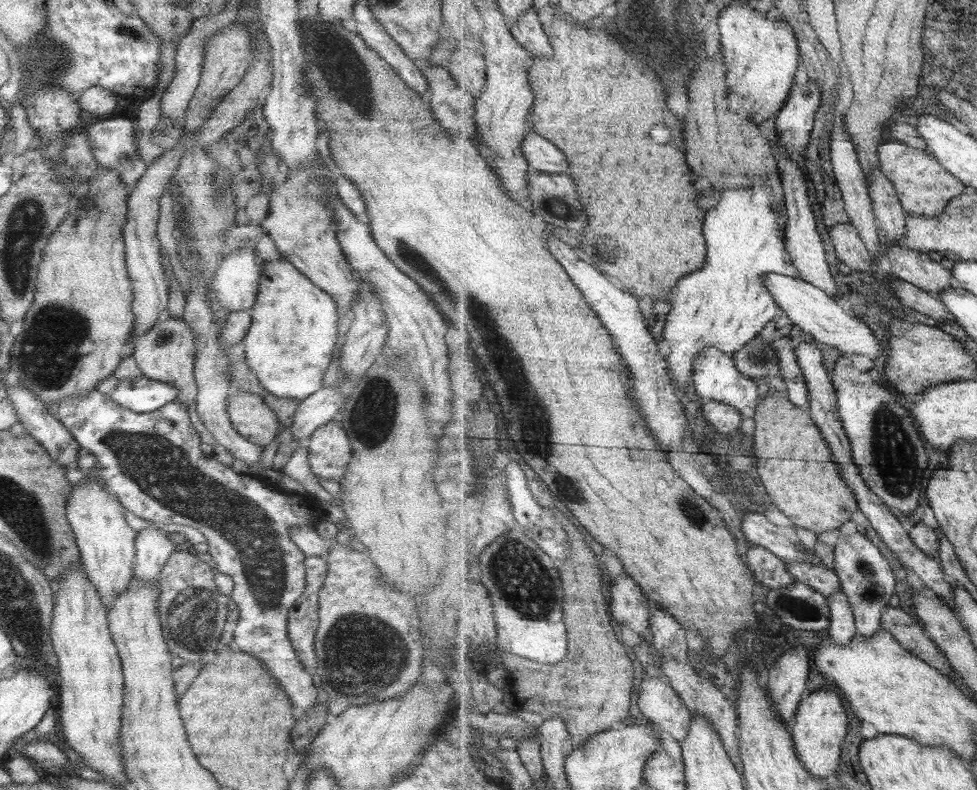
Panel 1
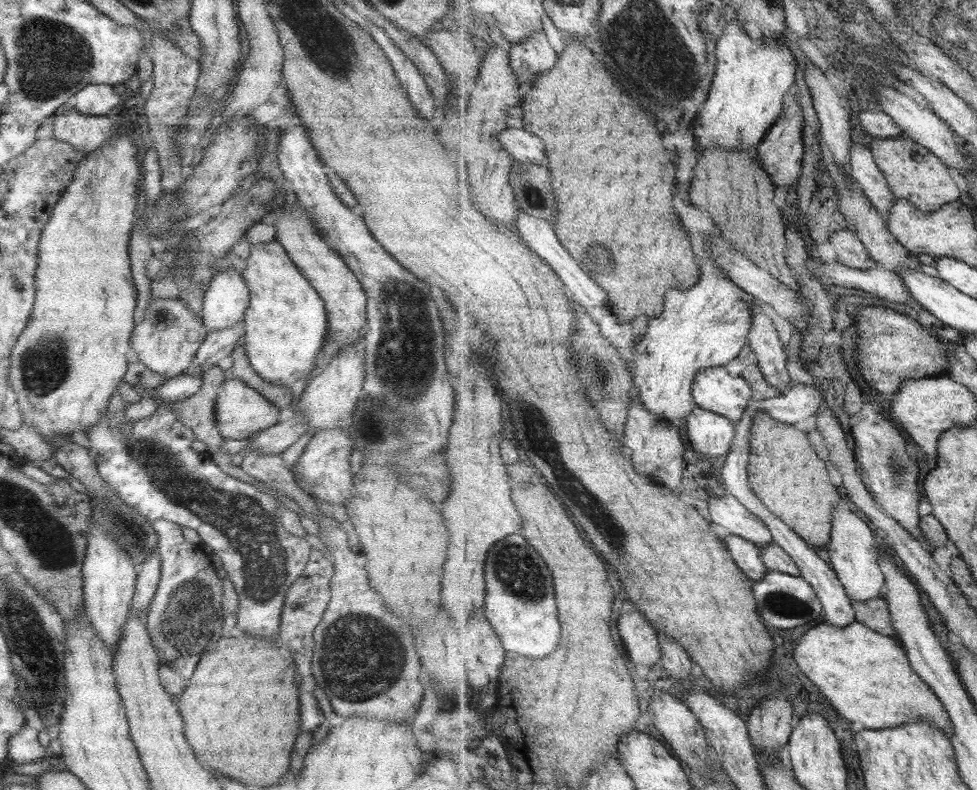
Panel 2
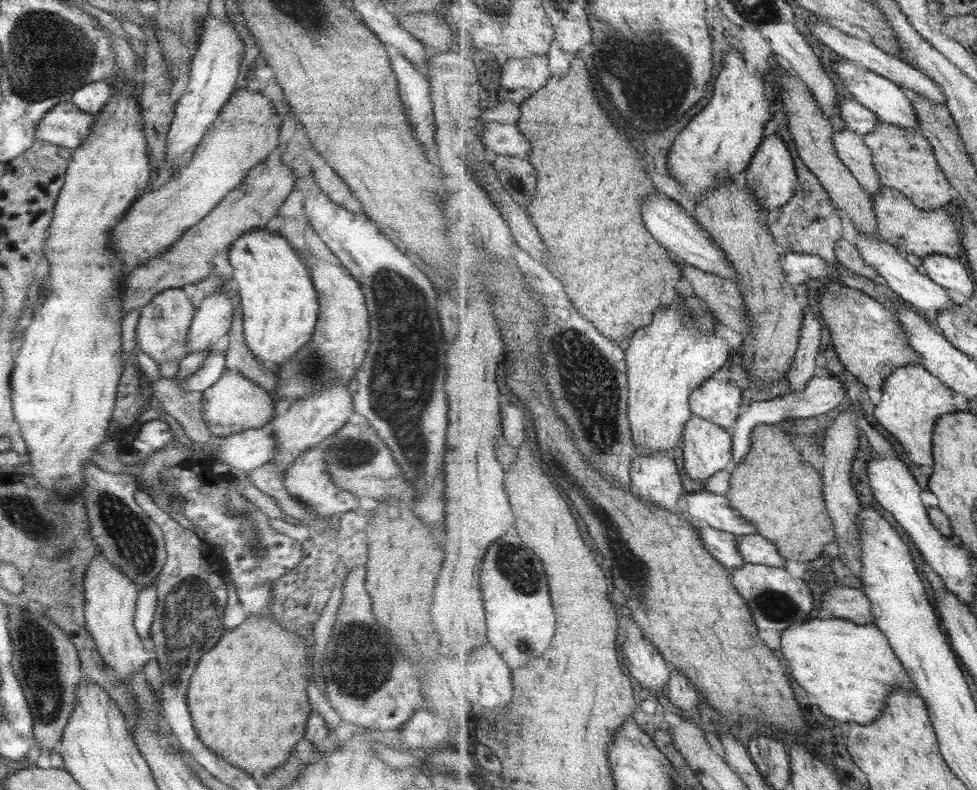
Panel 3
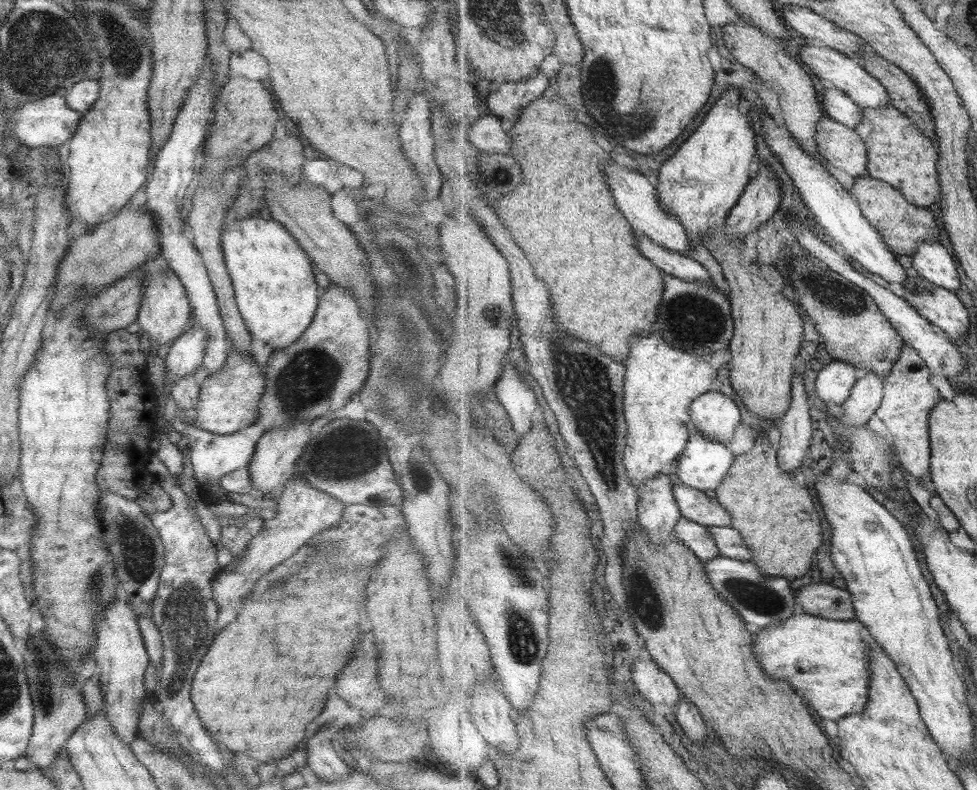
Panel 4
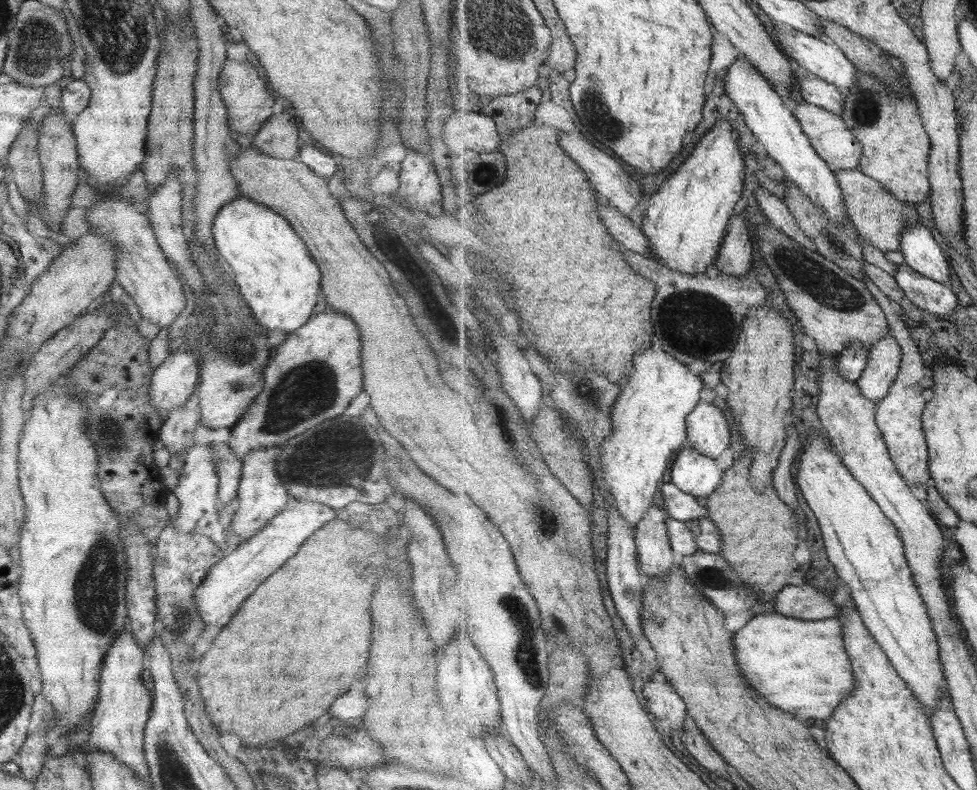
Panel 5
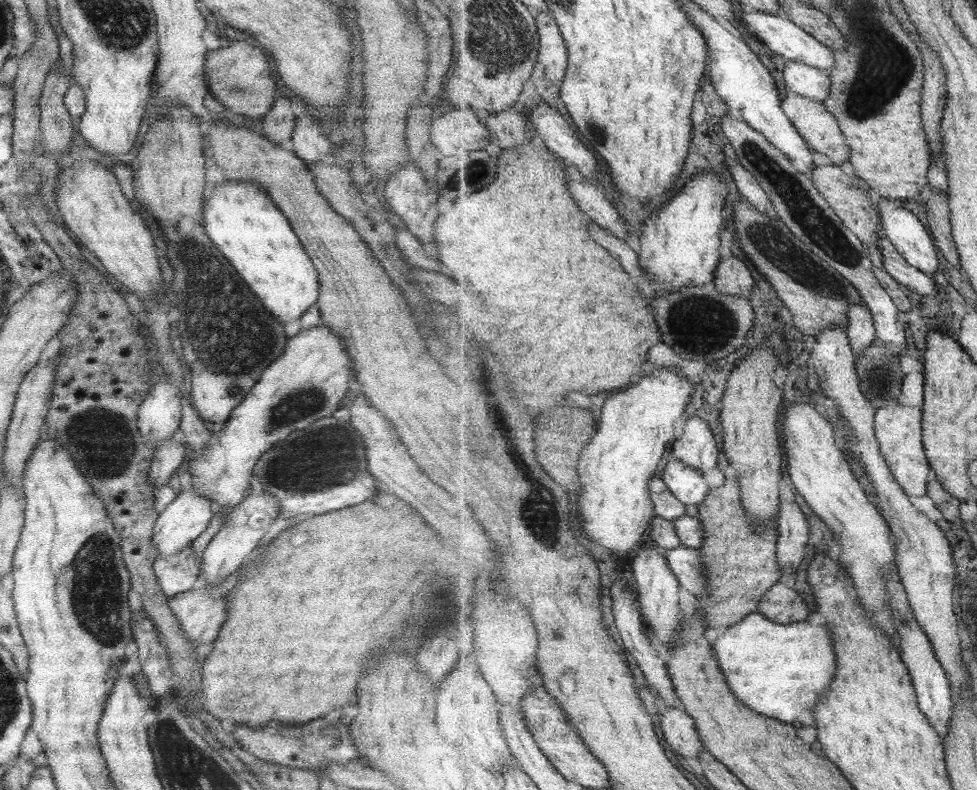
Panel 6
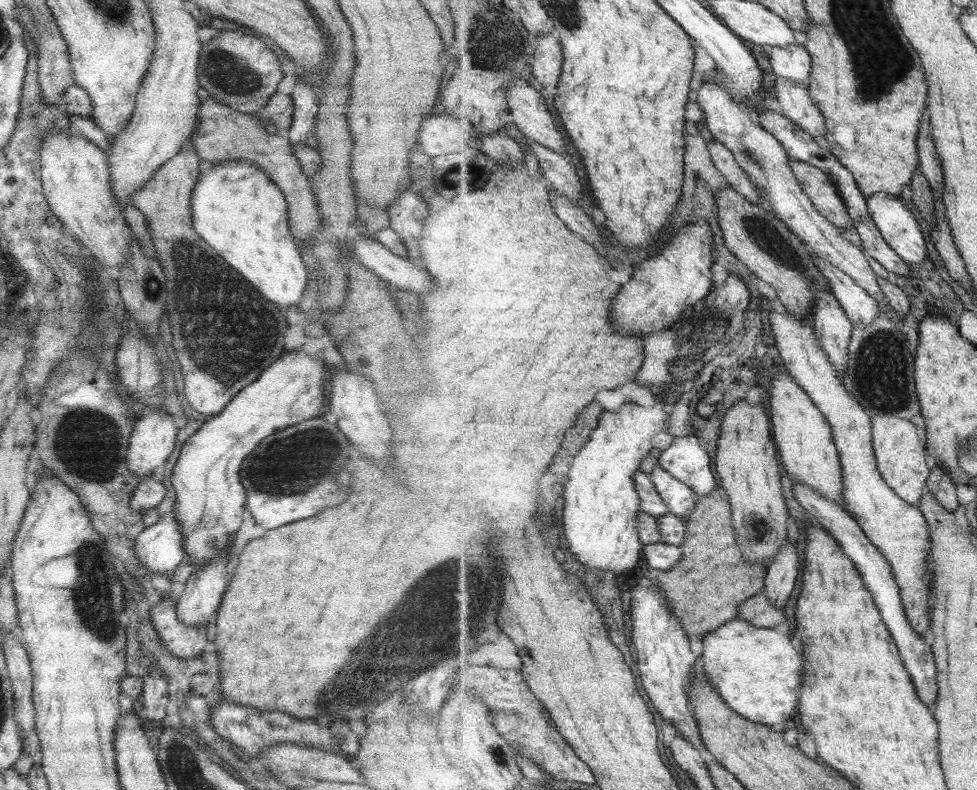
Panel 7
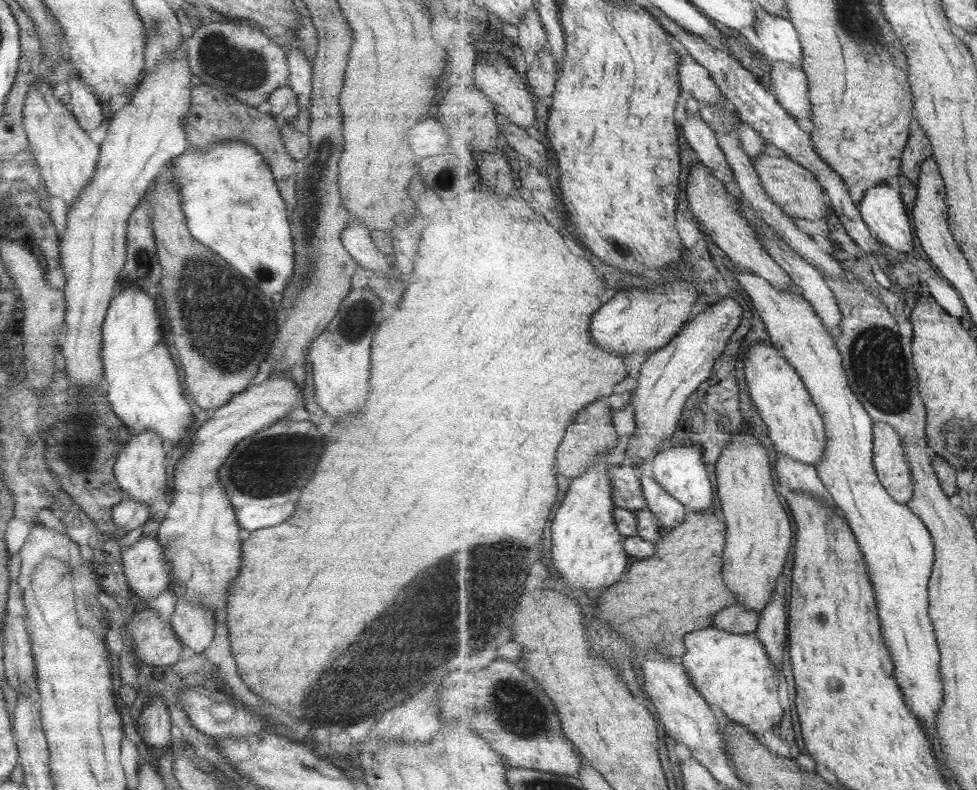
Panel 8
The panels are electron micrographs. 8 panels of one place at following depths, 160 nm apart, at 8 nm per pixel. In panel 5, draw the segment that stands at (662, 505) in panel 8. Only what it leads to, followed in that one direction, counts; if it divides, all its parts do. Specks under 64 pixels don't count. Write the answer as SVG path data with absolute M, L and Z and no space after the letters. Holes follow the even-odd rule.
M685 446L677 453L670 470L671 482L683 492L709 498L722 484L726 468L721 460Z

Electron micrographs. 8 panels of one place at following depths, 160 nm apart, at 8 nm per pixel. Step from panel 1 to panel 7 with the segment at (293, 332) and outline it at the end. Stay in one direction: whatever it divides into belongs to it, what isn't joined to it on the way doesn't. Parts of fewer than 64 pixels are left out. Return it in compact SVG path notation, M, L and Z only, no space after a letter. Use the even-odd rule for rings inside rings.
M221 161L203 166L191 194L195 234L271 304L285 309L297 304L307 286L307 271L289 232L286 202L278 186L252 162Z

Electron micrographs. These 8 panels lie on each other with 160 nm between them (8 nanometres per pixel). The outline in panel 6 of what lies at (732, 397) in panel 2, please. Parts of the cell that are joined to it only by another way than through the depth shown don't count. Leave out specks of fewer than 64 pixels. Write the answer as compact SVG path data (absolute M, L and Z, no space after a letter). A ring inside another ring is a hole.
M700 416L688 417L681 438L671 446L672 458L708 474L719 462L719 442L709 423Z

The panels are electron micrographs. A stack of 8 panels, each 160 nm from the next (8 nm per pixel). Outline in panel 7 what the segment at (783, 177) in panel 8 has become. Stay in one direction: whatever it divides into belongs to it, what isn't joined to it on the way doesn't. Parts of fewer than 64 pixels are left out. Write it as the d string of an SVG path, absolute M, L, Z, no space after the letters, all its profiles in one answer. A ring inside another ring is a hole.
M795 159L788 163L803 187L804 193L827 220L831 220L835 226L841 228L854 227L854 219L851 218L845 199L834 185L833 178L825 170L809 162Z

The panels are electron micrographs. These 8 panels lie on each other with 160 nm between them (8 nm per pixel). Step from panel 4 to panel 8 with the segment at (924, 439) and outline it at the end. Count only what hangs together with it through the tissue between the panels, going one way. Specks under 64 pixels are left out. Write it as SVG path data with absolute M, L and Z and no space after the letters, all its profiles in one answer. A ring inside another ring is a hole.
M885 422L873 423L873 468L895 501L907 504L915 498L915 476L902 438Z

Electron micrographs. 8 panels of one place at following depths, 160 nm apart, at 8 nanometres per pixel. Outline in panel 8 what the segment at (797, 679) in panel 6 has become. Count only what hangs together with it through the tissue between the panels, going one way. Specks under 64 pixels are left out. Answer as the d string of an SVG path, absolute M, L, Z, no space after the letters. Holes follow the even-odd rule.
M711 625L709 628L689 633L685 641L687 652L681 656L681 661L692 684L699 689L708 703L717 706L730 720L746 726L757 736L771 730L775 724L783 720L783 706L779 705L779 677L782 673L778 672L771 662L756 633L733 634Z

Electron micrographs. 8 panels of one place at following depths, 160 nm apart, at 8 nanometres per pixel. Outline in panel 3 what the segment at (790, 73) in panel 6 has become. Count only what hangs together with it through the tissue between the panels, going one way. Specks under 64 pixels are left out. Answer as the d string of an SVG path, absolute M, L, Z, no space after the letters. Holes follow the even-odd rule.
M844 98L838 106L840 118L846 123L847 128L854 130L861 136L873 133L881 122L880 118L855 98Z

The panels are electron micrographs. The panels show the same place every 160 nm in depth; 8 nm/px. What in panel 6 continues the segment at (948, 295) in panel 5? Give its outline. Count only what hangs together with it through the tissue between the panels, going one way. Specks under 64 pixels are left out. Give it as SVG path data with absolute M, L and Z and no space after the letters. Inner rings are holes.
M885 233L880 234L877 248L882 255L883 268L897 282L919 295L935 296L937 294L939 289L935 286L933 276L909 264Z

